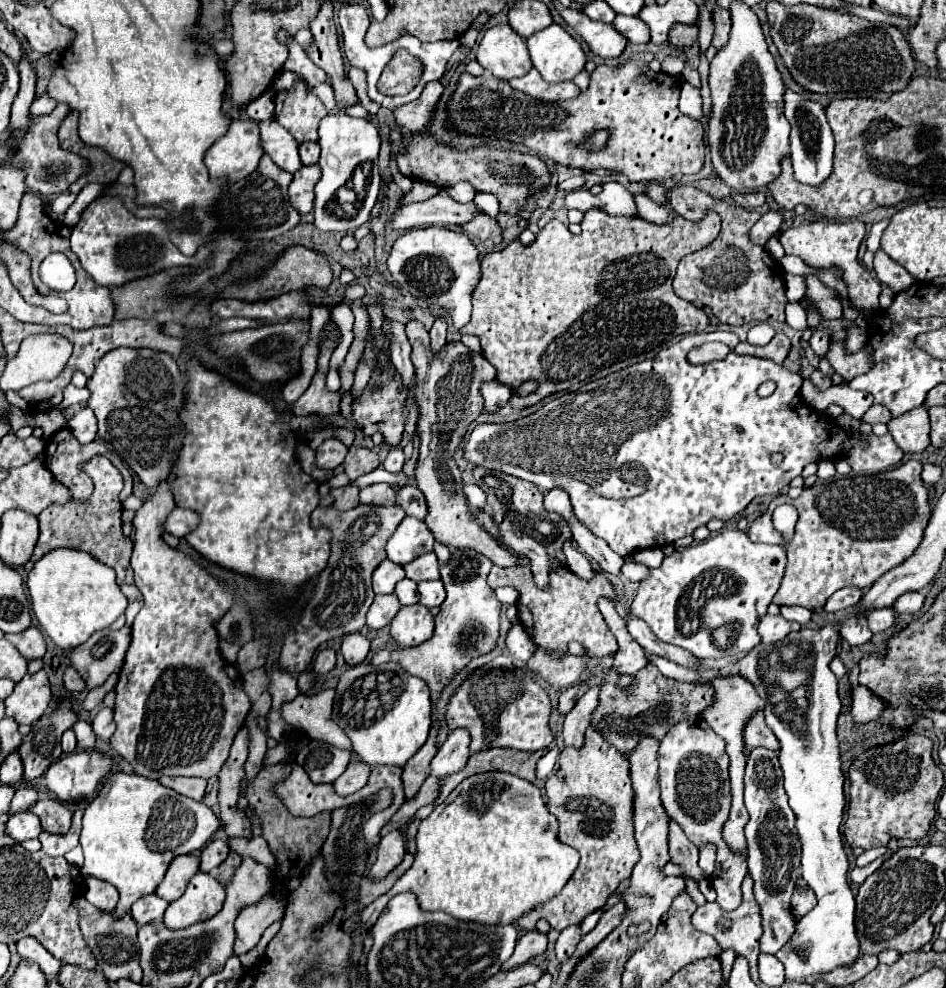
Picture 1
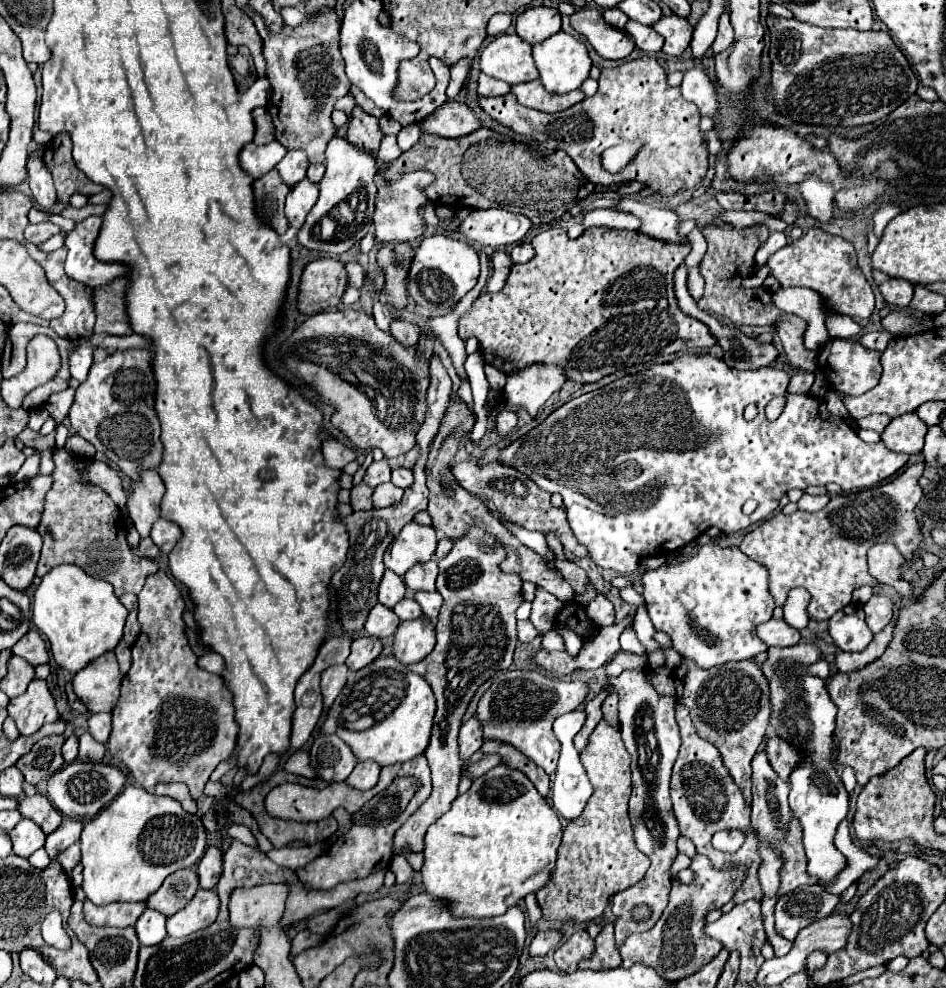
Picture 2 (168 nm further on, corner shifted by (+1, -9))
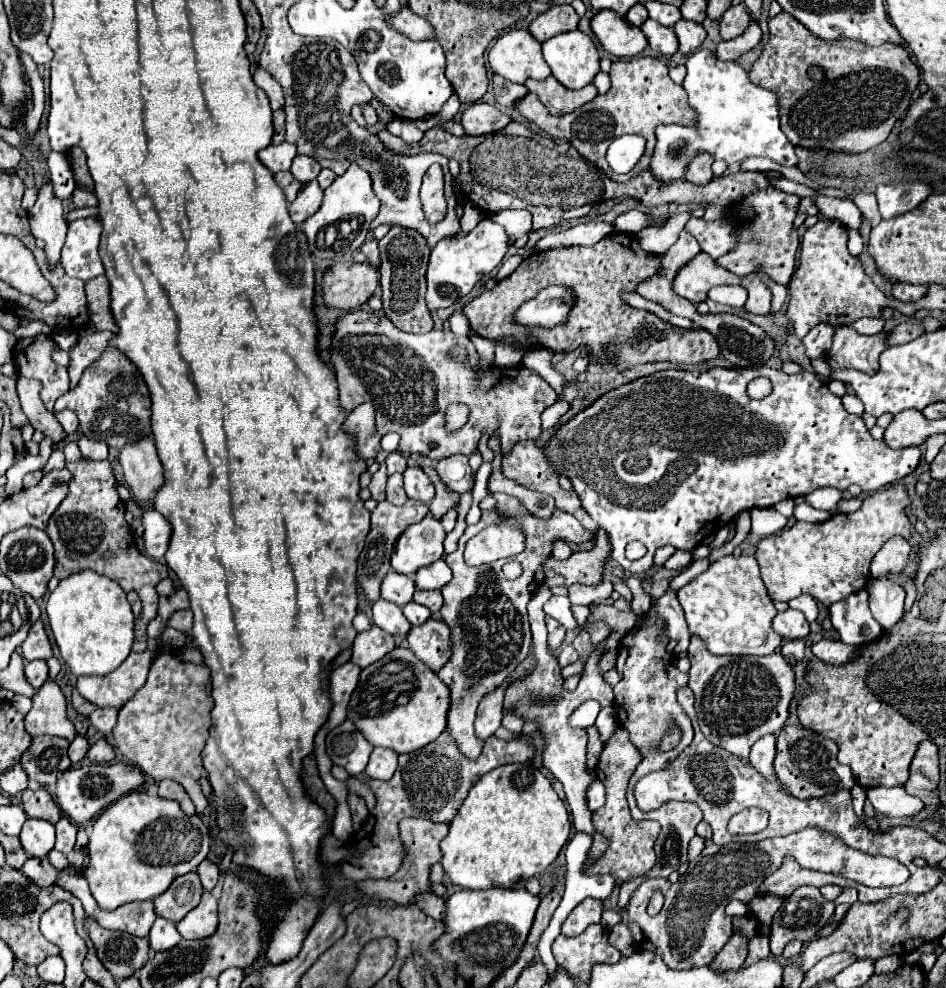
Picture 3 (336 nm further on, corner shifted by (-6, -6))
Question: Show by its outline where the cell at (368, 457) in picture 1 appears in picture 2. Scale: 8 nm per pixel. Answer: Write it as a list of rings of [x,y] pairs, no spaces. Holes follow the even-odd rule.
[[[381,460],[381,462],[371,462],[369,464],[369,468],[367,468],[365,476],[363,476],[363,482],[369,484],[371,488],[377,488],[379,484],[389,482],[389,478],[391,478],[391,468],[389,468],[389,464],[385,460]]]

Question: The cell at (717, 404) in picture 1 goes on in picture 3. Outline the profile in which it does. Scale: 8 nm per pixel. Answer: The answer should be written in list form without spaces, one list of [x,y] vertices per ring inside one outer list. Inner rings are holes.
[[[710,369],[710,371],[704,371],[704,373],[660,371],[660,373],[654,373],[650,377],[642,377],[642,379],[636,379],[632,383],[628,383],[628,385],[622,385],[622,387],[606,393],[604,397],[596,399],[588,409],[584,409],[574,419],[570,419],[564,427],[558,429],[556,437],[552,437],[552,441],[544,447],[544,453],[548,453],[548,459],[552,461],[556,473],[564,473],[566,477],[570,477],[570,481],[574,485],[574,491],[580,495],[580,501],[582,501],[584,509],[588,511],[588,515],[594,517],[594,521],[608,531],[610,543],[612,543],[612,549],[614,549],[612,559],[618,565],[622,565],[622,569],[626,573],[632,573],[632,575],[642,575],[652,567],[656,549],[660,549],[664,545],[674,545],[676,549],[692,551],[708,535],[714,535],[716,531],[726,527],[730,521],[734,521],[734,517],[740,511],[748,511],[748,509],[754,509],[754,507],[758,507],[758,509],[774,507],[782,499],[808,495],[808,493],[816,491],[818,487],[834,487],[838,491],[846,491],[848,485],[860,485],[864,493],[874,493],[874,491],[880,491],[886,485],[890,485],[894,481],[900,481],[902,477],[910,475],[918,467],[920,455],[922,455],[918,447],[890,449],[884,441],[872,439],[872,435],[866,429],[862,417],[850,415],[842,407],[840,397],[832,395],[830,389],[826,387],[826,383],[820,381],[820,377],[816,373],[806,371],[806,369],[802,369],[796,375],[786,375],[780,369],[760,369],[760,371],[752,371],[752,369]],[[756,377],[768,377],[774,385],[772,393],[764,399],[750,399],[748,393],[746,393],[748,383]],[[634,539],[642,541],[648,547],[648,553],[638,561],[628,561],[624,551],[626,551],[626,545]]]

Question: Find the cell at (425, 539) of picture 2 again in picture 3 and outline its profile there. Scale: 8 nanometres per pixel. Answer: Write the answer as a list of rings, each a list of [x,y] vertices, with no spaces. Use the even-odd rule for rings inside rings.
[[[428,513],[420,523],[410,525],[396,541],[392,569],[412,577],[420,567],[426,567],[444,555],[444,537],[446,531],[442,523]]]

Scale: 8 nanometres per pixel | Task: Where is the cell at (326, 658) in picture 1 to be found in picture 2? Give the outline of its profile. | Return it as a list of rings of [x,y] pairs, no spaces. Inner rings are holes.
[[[329,666],[327,670],[323,670],[321,674],[321,692],[323,692],[323,702],[325,708],[329,708],[333,704],[333,700],[337,698],[337,694],[341,692],[341,688],[345,686],[347,680],[347,666]]]

